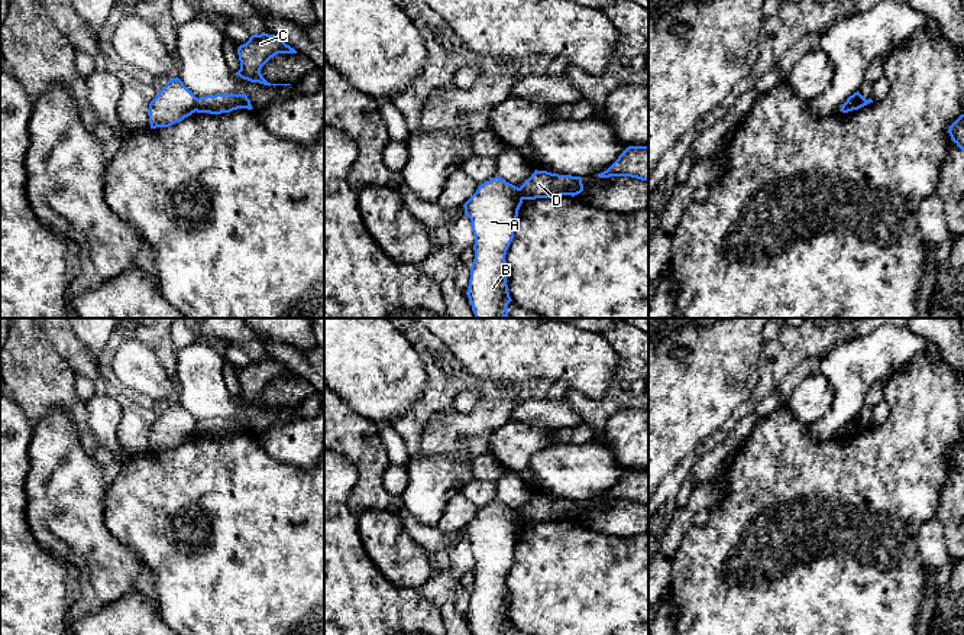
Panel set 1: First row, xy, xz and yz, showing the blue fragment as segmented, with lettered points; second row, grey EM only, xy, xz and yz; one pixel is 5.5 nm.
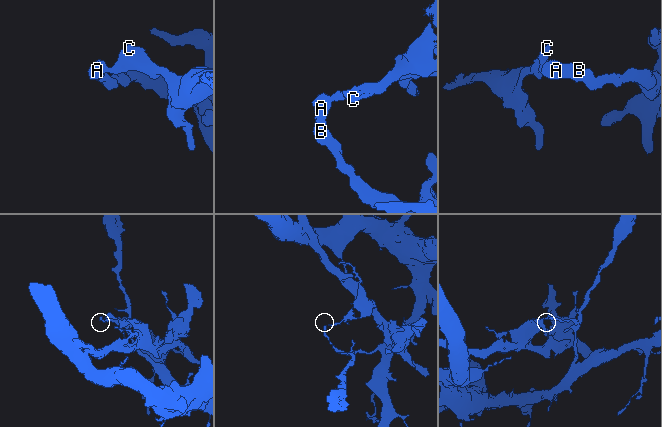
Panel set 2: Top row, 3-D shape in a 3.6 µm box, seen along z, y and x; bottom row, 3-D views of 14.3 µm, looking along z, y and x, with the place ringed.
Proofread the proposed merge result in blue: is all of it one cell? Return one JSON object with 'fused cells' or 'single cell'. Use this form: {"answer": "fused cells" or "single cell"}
{"answer": "fused cells"}

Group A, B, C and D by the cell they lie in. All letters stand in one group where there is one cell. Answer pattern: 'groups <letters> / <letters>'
groups A B / C D

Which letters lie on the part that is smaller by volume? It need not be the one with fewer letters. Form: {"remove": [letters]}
{"remove": ["C", "D"]}

